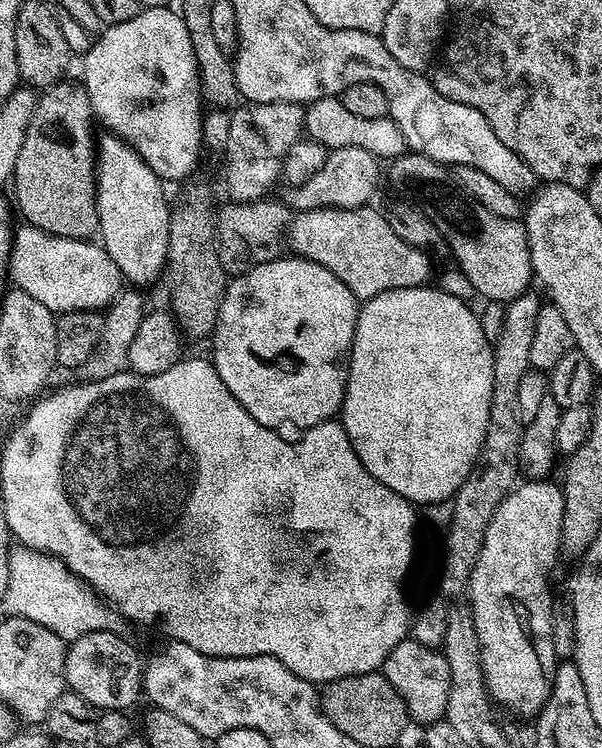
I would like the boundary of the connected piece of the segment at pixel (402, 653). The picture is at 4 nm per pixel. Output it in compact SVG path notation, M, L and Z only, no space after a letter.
M409 638L398 642L398 646L394 646L394 650L390 650L390 654L383 662L382 671L390 682L390 686L394 686L394 690L398 690L402 702L406 702L406 710L415 723L417 720L420 726L438 724L447 717L450 702L450 662L446 662L443 651L427 648L422 646L422 642Z

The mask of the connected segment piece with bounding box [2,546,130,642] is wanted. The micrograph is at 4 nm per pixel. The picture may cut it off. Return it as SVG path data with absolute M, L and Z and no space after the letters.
M16 546L9 551L8 558L9 586L2 601L8 616L30 618L30 622L38 622L38 626L54 630L54 634L65 642L77 640L91 632L113 632L122 637L129 635L129 621L115 608L101 603L96 593L57 557L36 552L33 548Z

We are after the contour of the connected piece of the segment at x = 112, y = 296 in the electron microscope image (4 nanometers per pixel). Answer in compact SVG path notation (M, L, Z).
M27 222L21 225L15 229L12 238L8 275L15 287L26 290L26 294L42 302L46 310L54 314L104 310L120 295L122 277L118 266L114 266L114 258L110 258L99 243L91 239L51 236Z

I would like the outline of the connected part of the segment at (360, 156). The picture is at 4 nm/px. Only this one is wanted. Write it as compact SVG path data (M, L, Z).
M358 146L333 148L326 158L326 166L305 184L289 187L286 200L301 212L309 212L311 208L363 208L371 201L368 199L375 194L379 180L382 180L382 164L370 150L358 150Z

